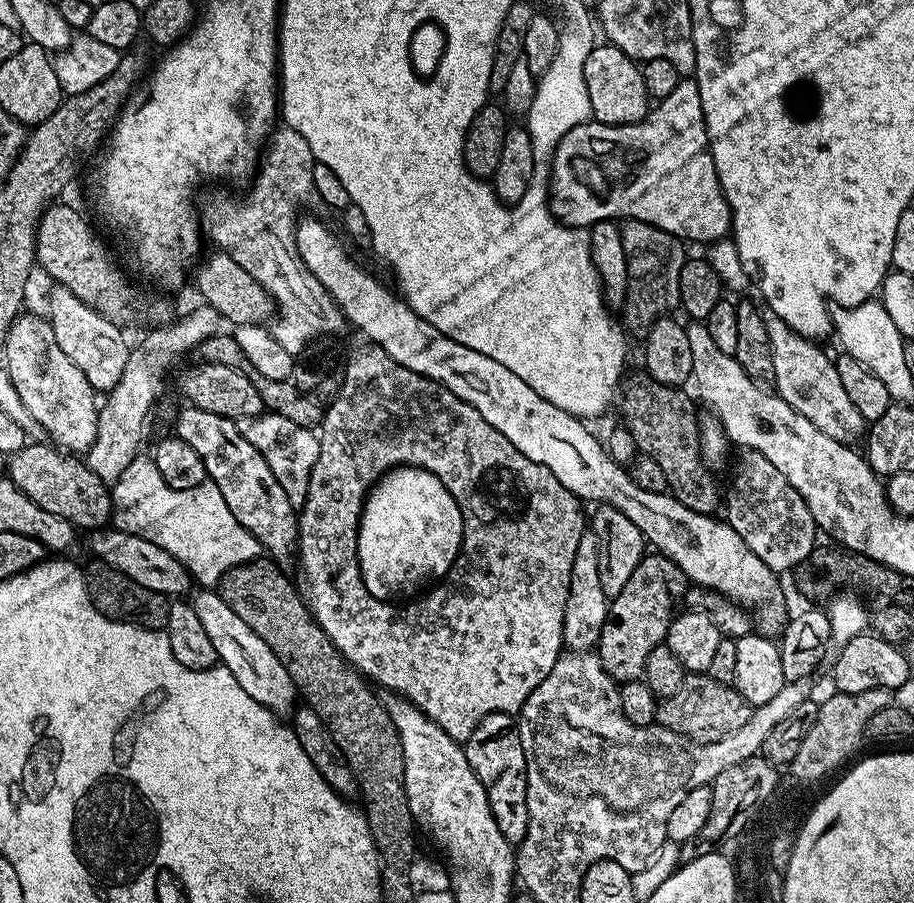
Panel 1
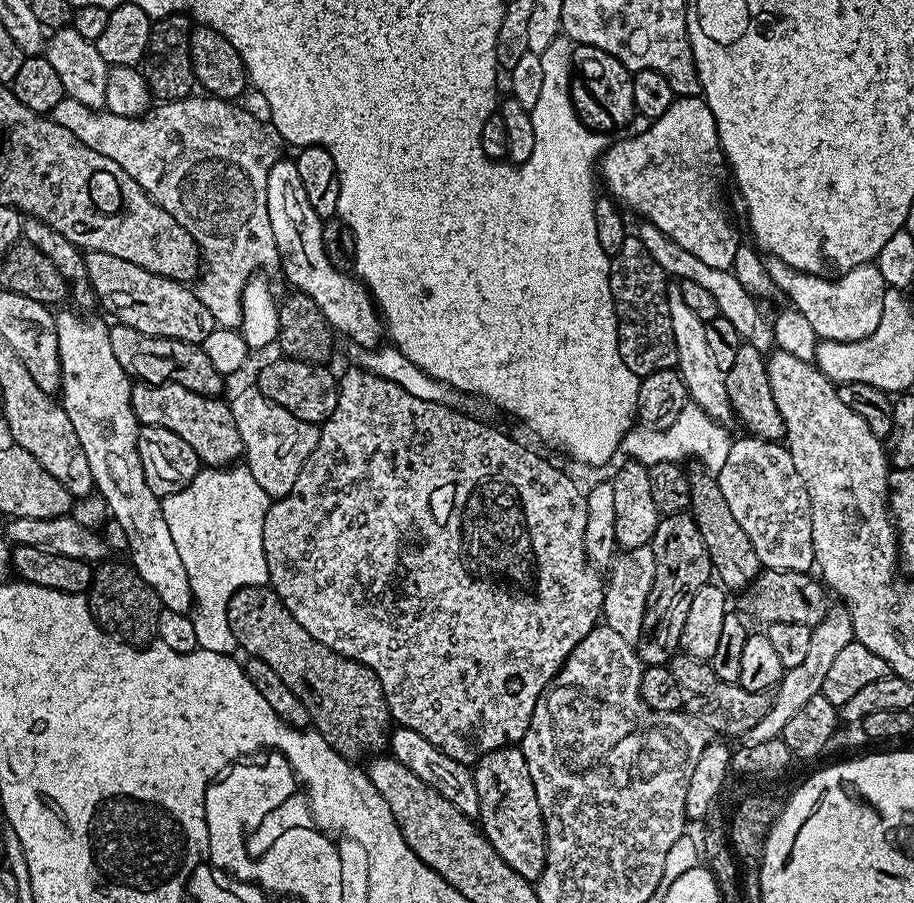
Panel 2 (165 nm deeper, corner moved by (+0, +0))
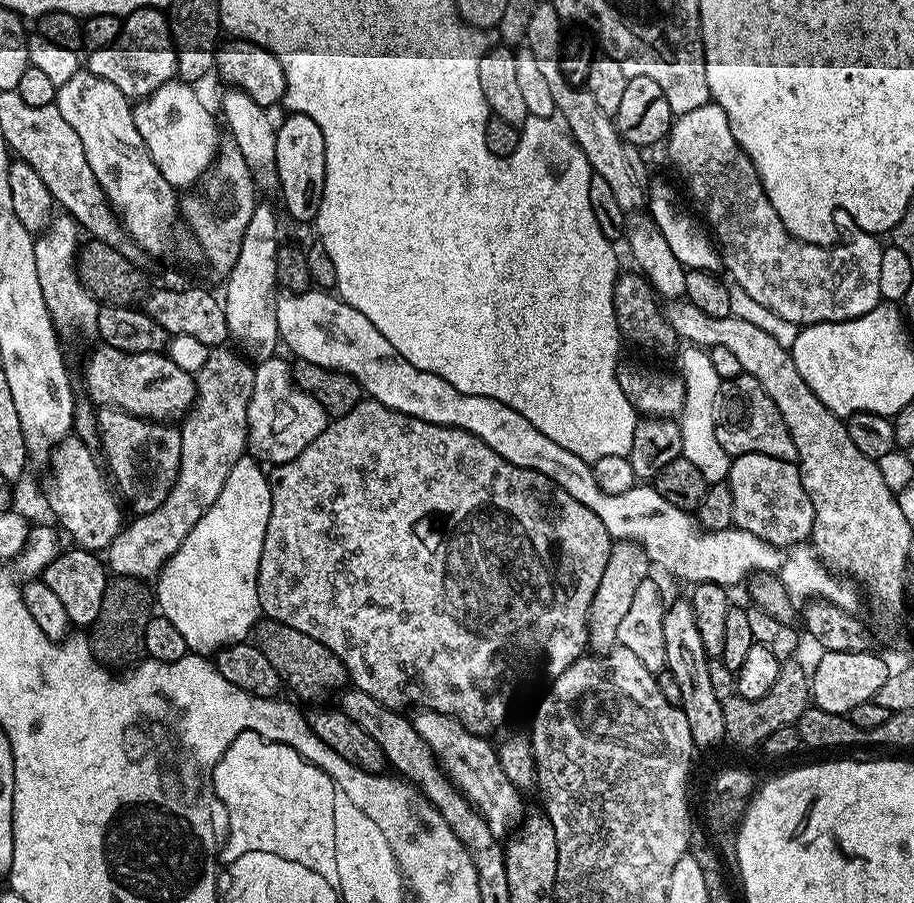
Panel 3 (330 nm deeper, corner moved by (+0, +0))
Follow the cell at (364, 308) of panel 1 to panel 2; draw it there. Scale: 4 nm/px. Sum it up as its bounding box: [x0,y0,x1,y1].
[266,158,382,350]

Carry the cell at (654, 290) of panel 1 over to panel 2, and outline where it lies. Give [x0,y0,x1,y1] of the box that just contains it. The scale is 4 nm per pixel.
[610,234,678,378]

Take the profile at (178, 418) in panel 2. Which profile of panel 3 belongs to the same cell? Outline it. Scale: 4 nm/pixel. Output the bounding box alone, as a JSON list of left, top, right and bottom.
[84,343,196,422]

